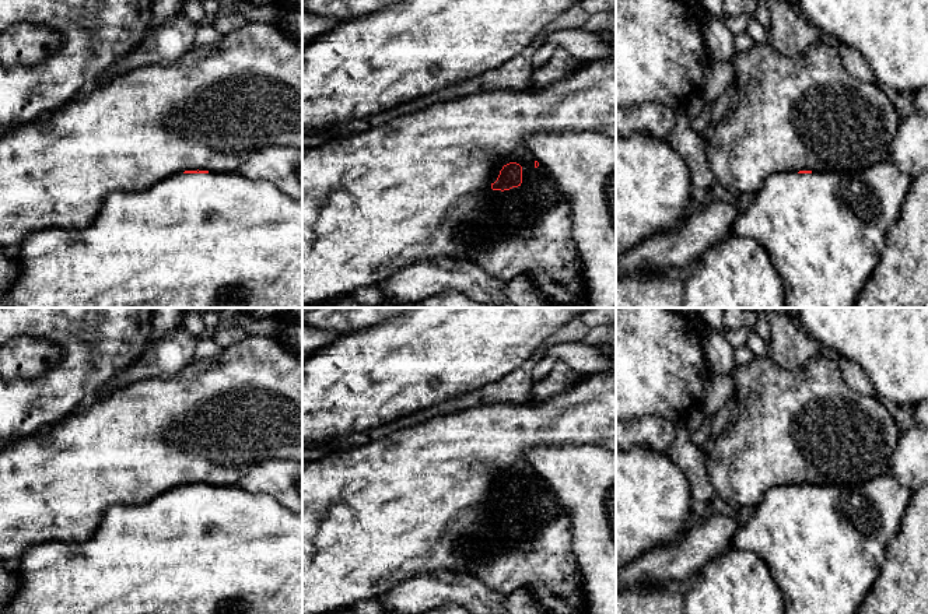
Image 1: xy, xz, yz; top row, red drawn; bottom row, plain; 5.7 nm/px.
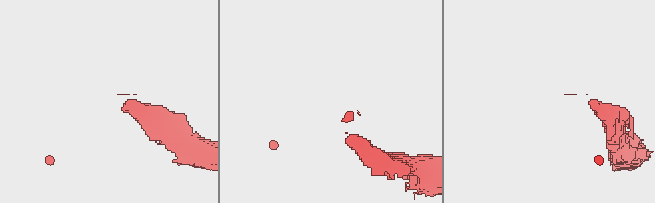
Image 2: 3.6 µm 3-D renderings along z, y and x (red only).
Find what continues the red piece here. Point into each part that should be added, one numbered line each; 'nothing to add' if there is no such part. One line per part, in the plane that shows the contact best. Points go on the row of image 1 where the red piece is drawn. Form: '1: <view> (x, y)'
1: xy (219, 239)

